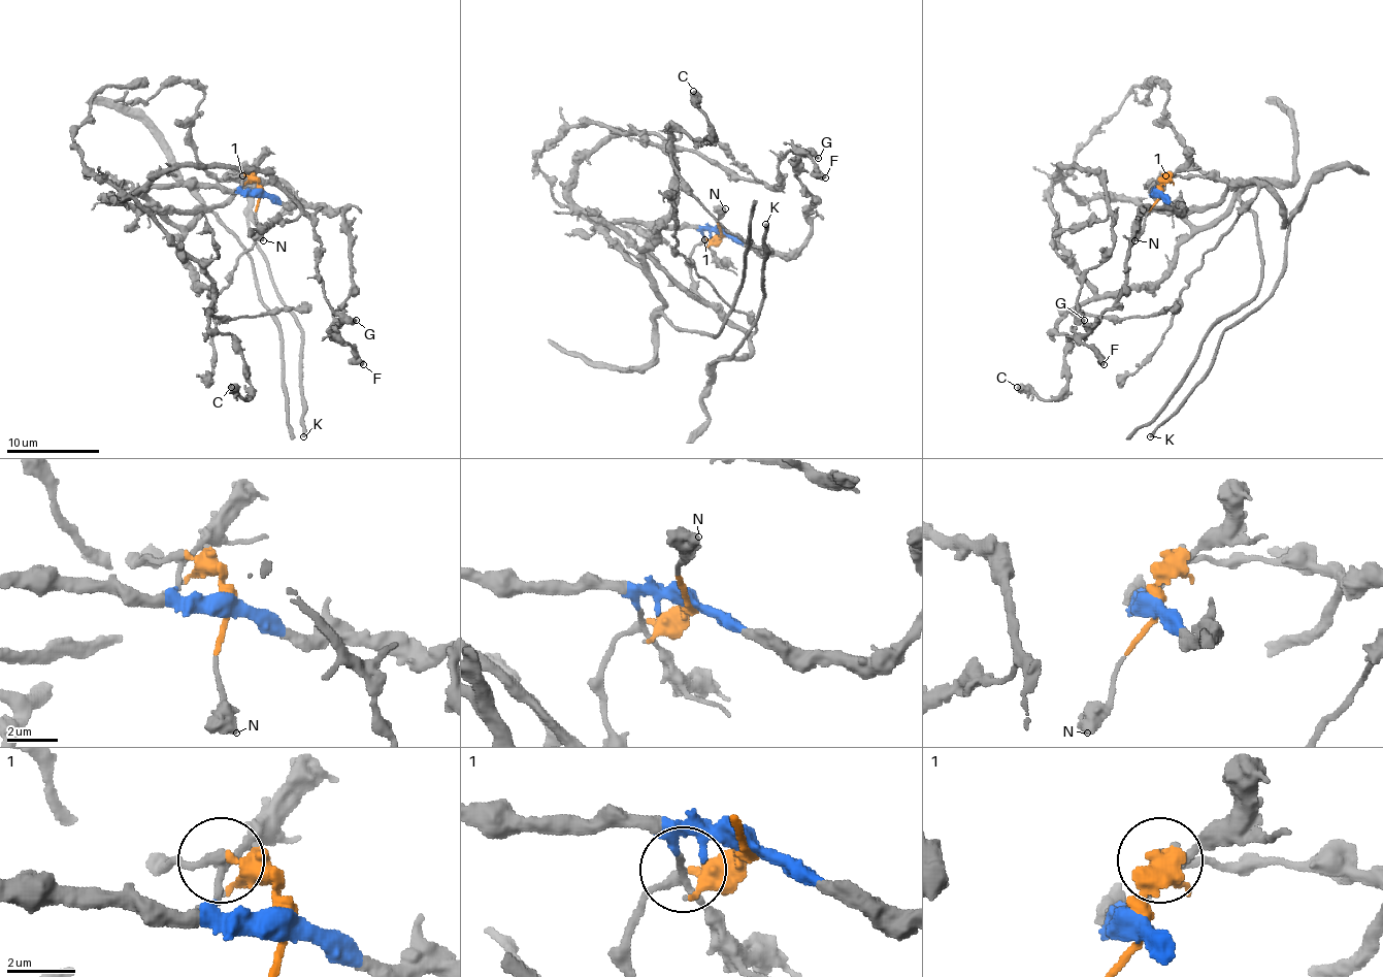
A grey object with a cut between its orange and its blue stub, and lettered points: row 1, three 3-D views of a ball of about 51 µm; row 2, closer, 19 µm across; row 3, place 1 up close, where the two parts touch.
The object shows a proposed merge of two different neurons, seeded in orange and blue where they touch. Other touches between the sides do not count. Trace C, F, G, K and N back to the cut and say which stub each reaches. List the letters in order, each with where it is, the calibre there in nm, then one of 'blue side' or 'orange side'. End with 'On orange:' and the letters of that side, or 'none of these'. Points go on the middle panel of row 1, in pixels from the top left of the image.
C: (693, 91) | 600 nm | blue side
F: (825, 177) | 440 nm | blue side
G: (818, 158) | 400 nm | orange side
K: (765, 224) | 280 nm | orange side
N: (725, 208) | 400 nm | orange side
On orange: G, K, N

